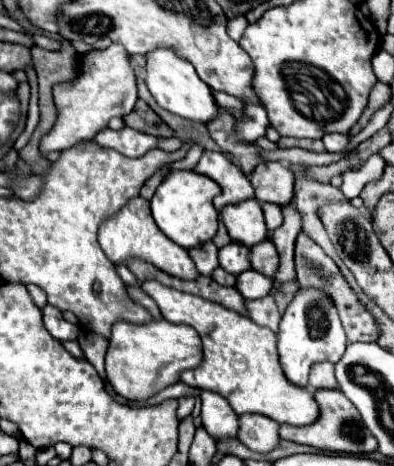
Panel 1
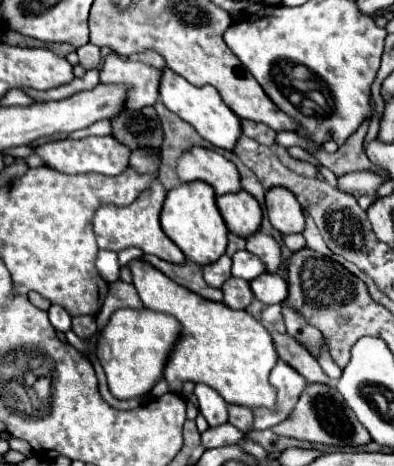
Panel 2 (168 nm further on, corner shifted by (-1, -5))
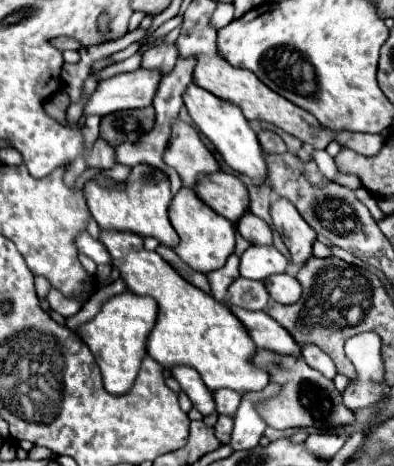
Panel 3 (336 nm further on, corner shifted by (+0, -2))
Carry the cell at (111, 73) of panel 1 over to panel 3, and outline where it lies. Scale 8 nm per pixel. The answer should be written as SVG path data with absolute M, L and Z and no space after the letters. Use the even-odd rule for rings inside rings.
M159 43L143 53L141 67L145 69L159 69L163 73L169 73L179 59L179 51L175 43Z

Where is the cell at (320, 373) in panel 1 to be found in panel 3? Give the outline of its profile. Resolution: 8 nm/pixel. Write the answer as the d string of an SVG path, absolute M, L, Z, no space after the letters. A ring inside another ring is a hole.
M225 303L225 305L247 327L247 333L251 335L253 343L259 349L269 349L275 353L295 355L295 357L301 355L301 351L299 351L295 339L289 335L289 331L285 327L281 327L265 311L247 311L247 309L235 307L231 303Z

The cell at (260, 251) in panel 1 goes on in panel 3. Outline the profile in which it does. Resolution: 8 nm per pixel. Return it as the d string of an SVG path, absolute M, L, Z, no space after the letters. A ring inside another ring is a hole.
M245 213L237 223L235 223L237 231L243 235L243 239L247 239L253 245L269 245L273 243L271 239L271 227L259 219L253 213Z

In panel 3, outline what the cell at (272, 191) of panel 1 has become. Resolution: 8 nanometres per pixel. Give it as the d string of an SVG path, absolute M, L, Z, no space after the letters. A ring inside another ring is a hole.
M283 197L271 205L271 217L277 233L291 253L295 267L303 267L305 261L313 257L313 243L317 239L317 233L305 223L293 203Z

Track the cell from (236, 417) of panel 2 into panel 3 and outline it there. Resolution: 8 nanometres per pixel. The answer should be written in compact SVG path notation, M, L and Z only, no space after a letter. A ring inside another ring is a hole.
M221 389L221 391L213 391L213 399L215 399L215 407L219 413L235 415L239 401L241 401L241 395L231 389Z

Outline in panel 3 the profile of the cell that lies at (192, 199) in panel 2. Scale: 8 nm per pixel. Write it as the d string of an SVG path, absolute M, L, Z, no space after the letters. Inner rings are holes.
M181 187L181 191L173 197L169 205L169 219L181 237L179 245L175 247L175 253L195 271L209 273L209 271L221 269L227 257L235 251L235 225L229 219L215 213L211 207L207 207L193 193L193 189Z

